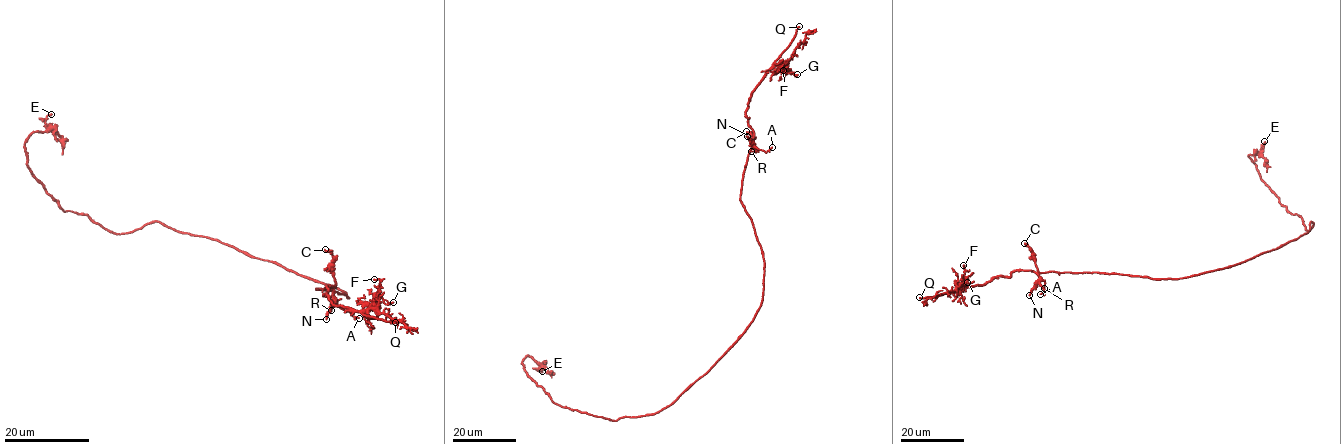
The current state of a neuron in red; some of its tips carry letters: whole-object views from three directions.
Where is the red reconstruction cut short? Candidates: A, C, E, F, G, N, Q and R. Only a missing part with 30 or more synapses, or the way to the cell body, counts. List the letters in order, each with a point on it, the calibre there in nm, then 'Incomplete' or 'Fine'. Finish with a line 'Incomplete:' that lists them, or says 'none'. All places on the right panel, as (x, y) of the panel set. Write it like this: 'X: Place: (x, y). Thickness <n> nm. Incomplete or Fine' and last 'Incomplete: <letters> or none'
A: Place: (1040, 294). Thickness 100 nm. Fine
C: Place: (1024, 243). Thickness 200 nm. Fine
E: Place: (1264, 141). Thickness 190 nm. Fine
F: Place: (963, 265). Thickness 110 nm. Fine
G: Place: (967, 282). Thickness 130 nm. Fine
N: Place: (1029, 295). Thickness 170 nm. Fine
Q: Place: (919, 297). Thickness 200 nm. Incomplete
R: Place: (1044, 288). Thickness 110 nm. Fine
Incomplete: Q

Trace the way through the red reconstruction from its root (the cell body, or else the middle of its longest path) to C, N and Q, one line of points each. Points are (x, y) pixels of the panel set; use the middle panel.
C: (741, 335), (760, 306), (764, 281), (762, 248), (740, 200), (744, 168), (754, 144), (746, 131)
N: (741, 335), (760, 306), (764, 281), (762, 248), (740, 200), (742, 174), (753, 146), (747, 136)
Q: (741, 335), (760, 306), (764, 281), (762, 248), (740, 200), (754, 136), (746, 109), (754, 89), (799, 26)

